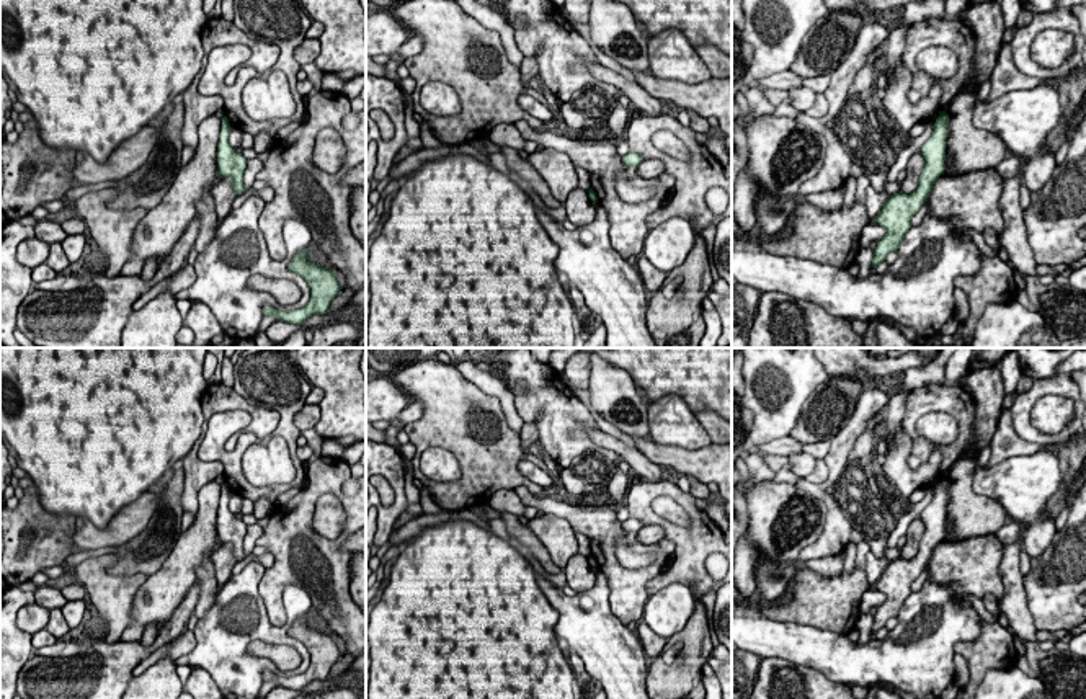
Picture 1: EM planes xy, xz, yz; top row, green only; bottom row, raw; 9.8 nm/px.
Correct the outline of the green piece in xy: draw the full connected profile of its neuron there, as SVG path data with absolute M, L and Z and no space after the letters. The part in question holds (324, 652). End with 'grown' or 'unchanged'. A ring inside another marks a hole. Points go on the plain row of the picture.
M307 614L291 626L287 635L305 645L310 655L309 668L297 676L276 676L273 673L265 673L263 681L276 681L281 688L300 691L315 679L327 679L332 666L340 657L338 645L333 637L310 629L307 626Z | unchanged

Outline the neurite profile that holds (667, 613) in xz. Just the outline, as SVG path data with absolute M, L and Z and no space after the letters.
M671 583L648 596L643 608L645 624L660 637L681 632L694 614L696 598L683 583Z

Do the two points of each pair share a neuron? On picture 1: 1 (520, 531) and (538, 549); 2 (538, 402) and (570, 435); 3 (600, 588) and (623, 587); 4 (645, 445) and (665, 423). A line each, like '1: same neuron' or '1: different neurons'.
1: same neuron
2: same neuron
3: different neurons
4: different neurons

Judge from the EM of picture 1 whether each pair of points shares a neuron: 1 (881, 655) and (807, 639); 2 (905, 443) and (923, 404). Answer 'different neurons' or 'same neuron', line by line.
1: same neuron
2: different neurons

